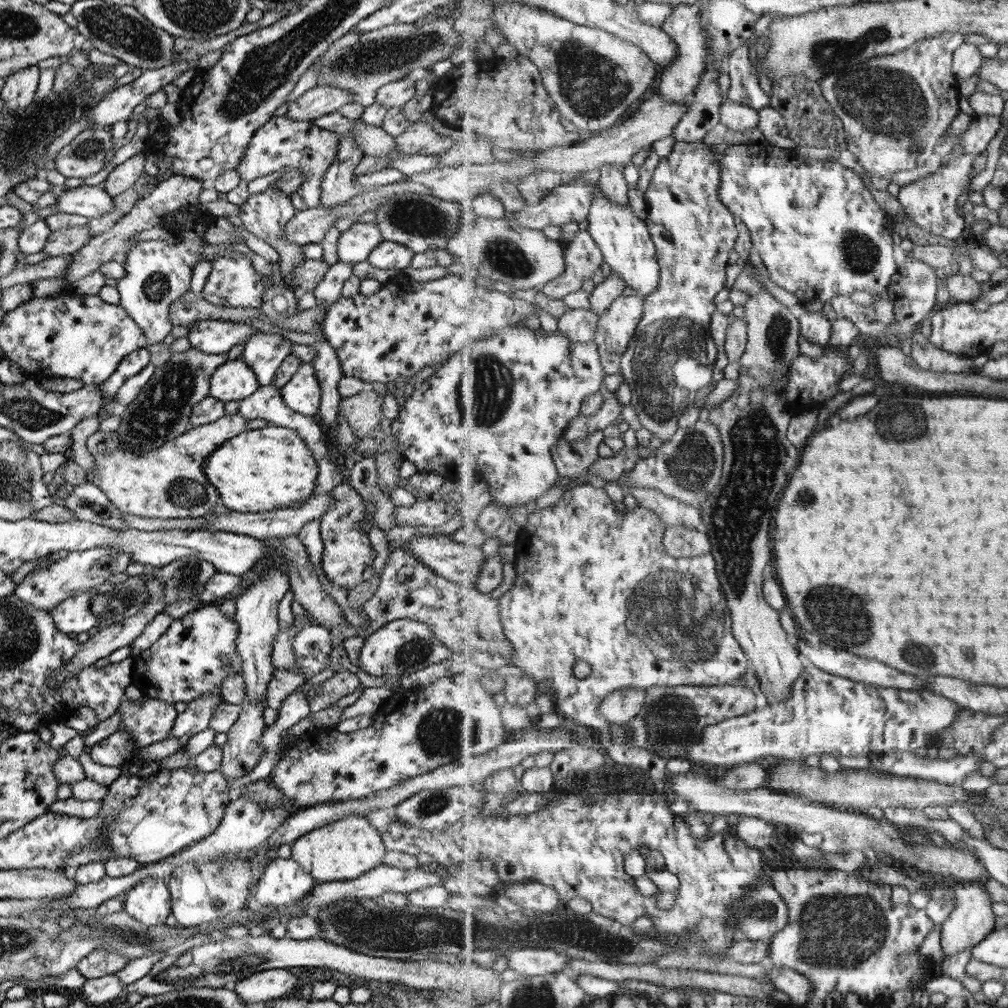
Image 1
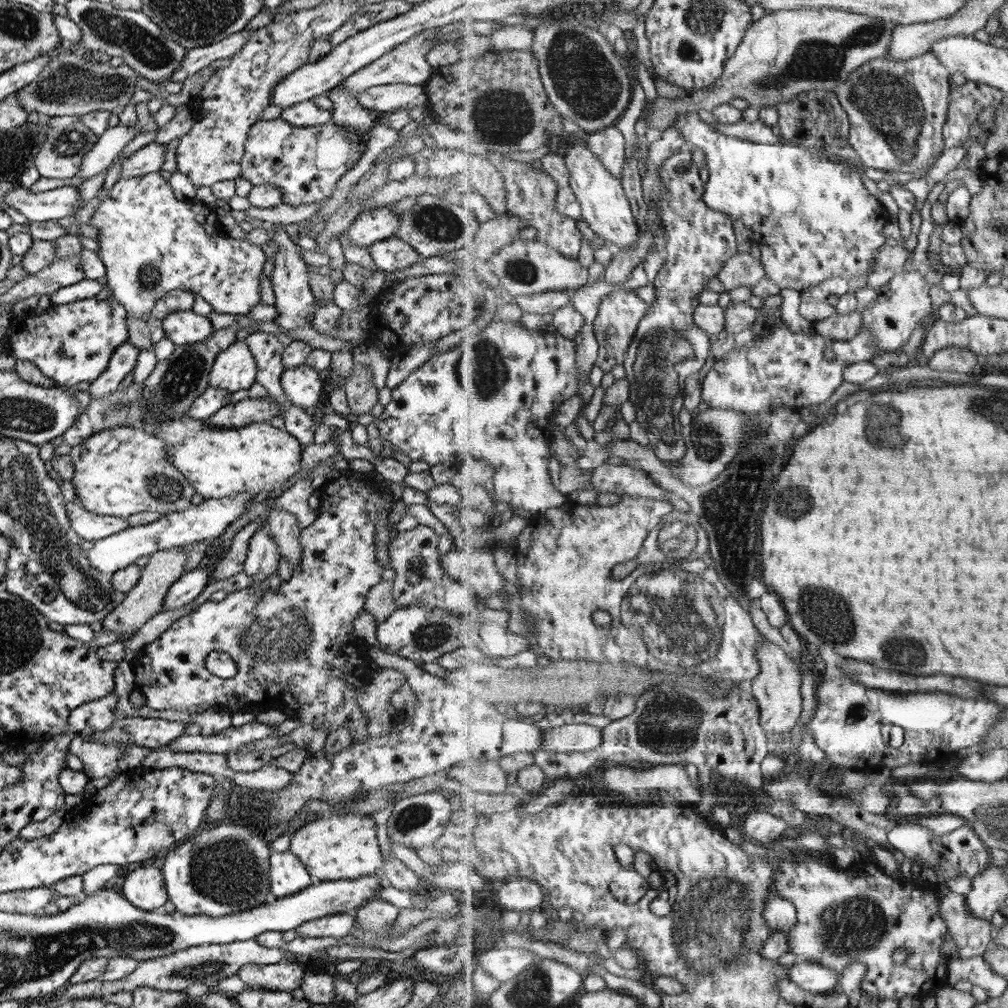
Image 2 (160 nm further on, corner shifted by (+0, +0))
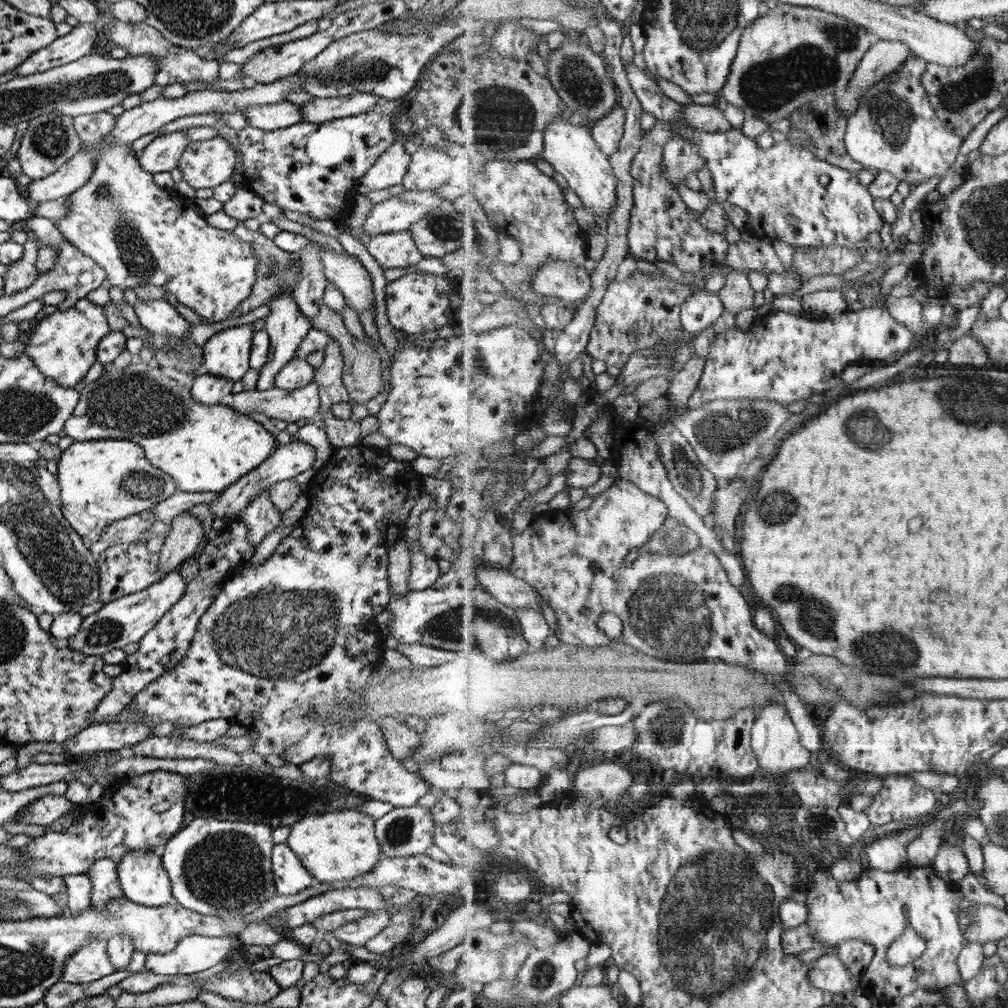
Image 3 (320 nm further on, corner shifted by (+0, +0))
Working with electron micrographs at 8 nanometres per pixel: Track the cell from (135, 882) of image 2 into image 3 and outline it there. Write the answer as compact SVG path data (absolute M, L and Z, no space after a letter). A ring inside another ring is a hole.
M152 850L127 851L116 863L117 880L123 898L148 907L167 905L172 897L170 880Z

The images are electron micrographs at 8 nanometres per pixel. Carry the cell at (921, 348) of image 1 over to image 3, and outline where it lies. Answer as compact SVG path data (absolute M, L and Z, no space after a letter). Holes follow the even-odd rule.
M967 332L950 345L949 362L956 365L988 365L991 362L987 347L971 332Z

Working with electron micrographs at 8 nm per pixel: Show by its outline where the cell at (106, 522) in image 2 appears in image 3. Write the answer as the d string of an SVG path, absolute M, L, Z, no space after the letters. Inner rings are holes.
M150 509L126 516L108 524L102 530L100 540L109 546L134 542L145 534L156 521Z

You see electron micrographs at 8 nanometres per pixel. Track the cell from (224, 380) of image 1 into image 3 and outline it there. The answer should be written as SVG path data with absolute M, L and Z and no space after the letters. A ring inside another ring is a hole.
M251 324L222 329L202 345L203 370L209 374L239 381L248 368L253 330Z

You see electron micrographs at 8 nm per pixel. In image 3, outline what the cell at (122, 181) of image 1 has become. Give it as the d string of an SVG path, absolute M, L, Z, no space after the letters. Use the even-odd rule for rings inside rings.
M181 131L171 132L154 138L137 154L137 166L155 174L168 172L176 167L179 156L185 151L190 140Z

